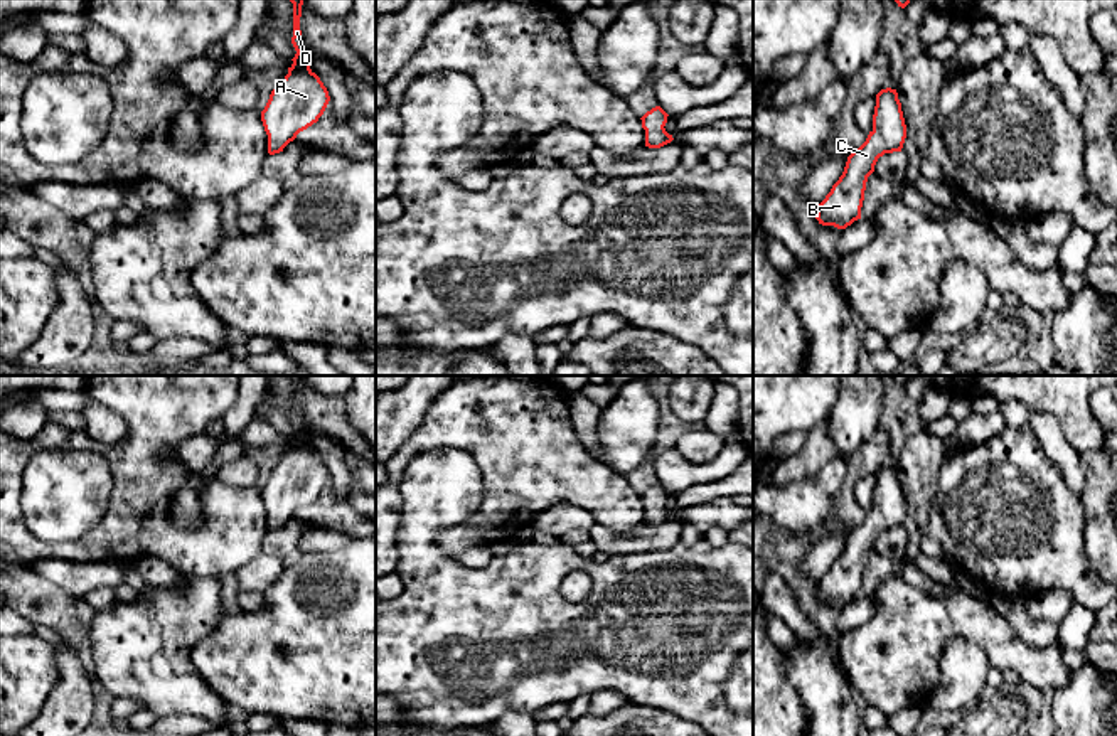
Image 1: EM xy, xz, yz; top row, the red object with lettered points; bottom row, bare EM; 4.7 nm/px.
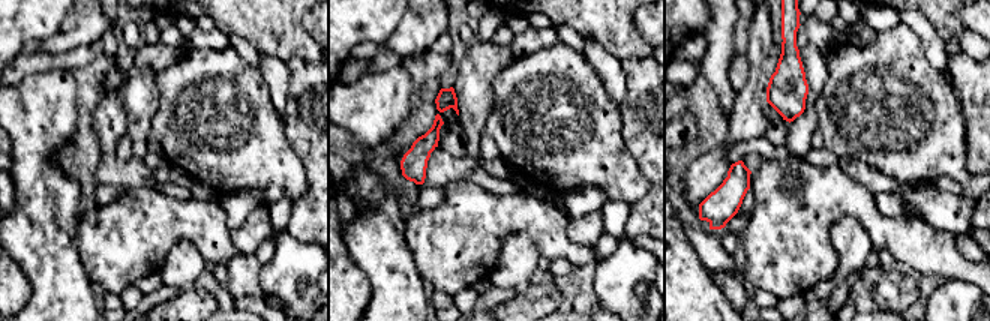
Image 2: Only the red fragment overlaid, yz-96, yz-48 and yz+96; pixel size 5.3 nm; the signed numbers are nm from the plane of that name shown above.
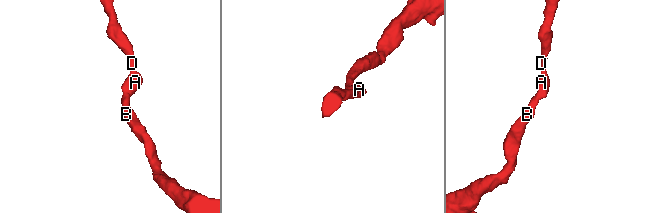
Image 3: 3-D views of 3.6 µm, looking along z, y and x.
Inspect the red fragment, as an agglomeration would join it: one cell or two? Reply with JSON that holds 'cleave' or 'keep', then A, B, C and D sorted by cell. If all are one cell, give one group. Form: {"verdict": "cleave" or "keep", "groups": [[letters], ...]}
{"verdict": "keep", "groups": [["A", "B", "C", "D"]]}

